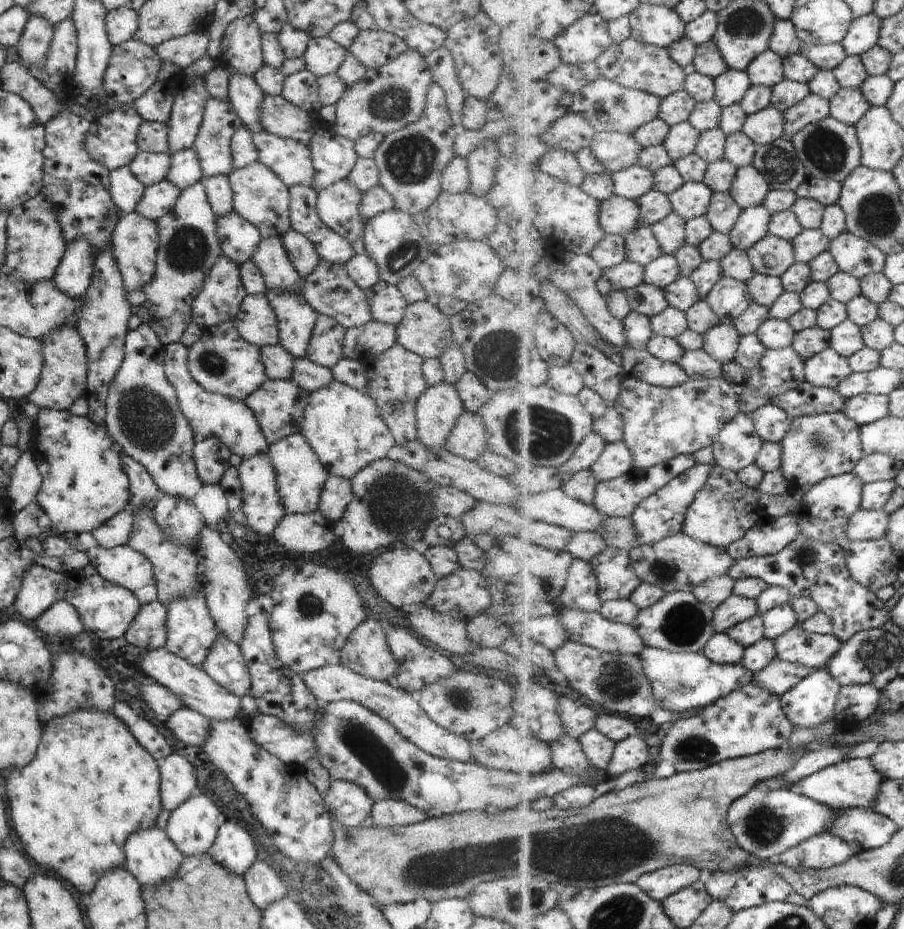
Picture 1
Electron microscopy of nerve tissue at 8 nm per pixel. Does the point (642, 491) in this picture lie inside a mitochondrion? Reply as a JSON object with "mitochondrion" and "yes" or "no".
{"mitochondrion":"no"}

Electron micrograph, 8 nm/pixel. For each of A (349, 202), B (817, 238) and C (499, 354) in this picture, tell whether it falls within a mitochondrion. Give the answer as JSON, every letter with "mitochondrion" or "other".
{"A":"other","B":"other","C":"mitochondrion"}

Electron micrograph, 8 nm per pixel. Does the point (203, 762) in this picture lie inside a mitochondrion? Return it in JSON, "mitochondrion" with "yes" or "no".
{"mitochondrion":"no"}

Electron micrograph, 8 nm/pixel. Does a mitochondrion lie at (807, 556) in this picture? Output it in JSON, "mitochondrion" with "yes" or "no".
{"mitochondrion":"yes"}

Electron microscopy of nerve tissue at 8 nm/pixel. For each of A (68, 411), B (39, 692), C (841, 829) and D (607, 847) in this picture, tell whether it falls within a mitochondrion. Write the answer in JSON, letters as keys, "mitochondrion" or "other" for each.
{"A":"other","B":"other","C":"other","D":"mitochondrion"}

